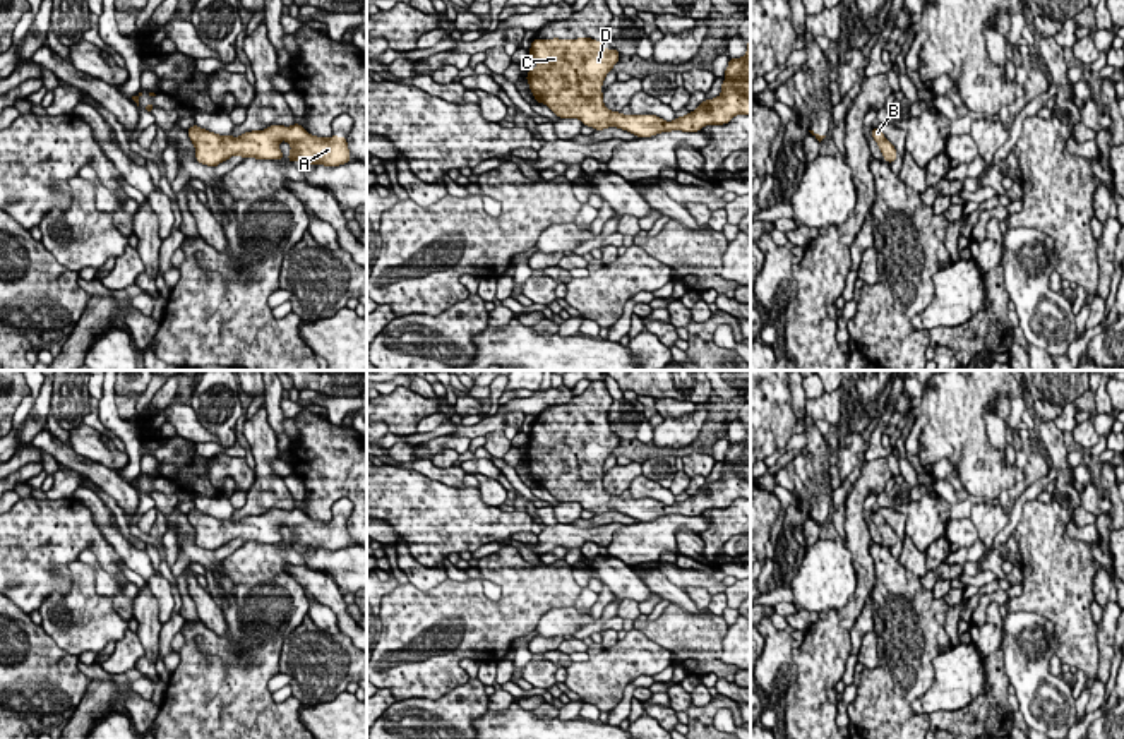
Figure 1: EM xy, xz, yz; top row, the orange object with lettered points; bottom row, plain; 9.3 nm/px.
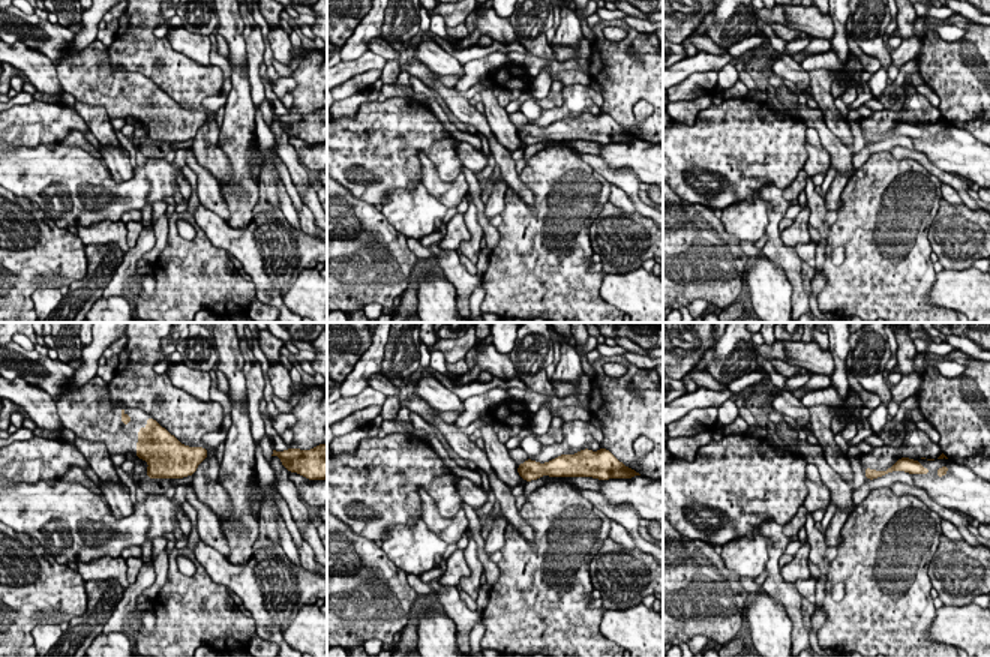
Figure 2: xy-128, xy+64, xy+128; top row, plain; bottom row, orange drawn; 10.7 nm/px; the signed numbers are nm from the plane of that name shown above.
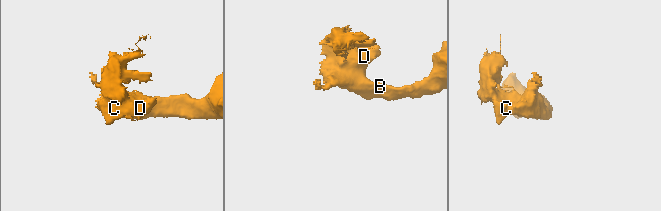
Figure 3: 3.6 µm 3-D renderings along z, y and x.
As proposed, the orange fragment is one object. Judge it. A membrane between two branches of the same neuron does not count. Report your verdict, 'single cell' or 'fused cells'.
single cell

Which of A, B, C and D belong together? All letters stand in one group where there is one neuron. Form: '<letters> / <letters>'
A B C D

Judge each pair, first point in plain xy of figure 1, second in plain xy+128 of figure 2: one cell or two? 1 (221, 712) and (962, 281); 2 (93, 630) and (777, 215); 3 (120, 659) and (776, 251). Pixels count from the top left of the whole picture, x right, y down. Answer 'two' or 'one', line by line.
1: two
2: two
3: two

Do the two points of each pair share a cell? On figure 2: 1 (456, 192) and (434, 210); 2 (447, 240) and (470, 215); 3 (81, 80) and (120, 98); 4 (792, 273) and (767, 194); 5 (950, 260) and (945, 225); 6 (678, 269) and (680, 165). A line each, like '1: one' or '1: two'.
1: two
2: two
3: one
4: one
5: one
6: two

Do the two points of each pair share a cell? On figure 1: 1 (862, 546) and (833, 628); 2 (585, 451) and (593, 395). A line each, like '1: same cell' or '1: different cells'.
1: same cell
2: same cell

